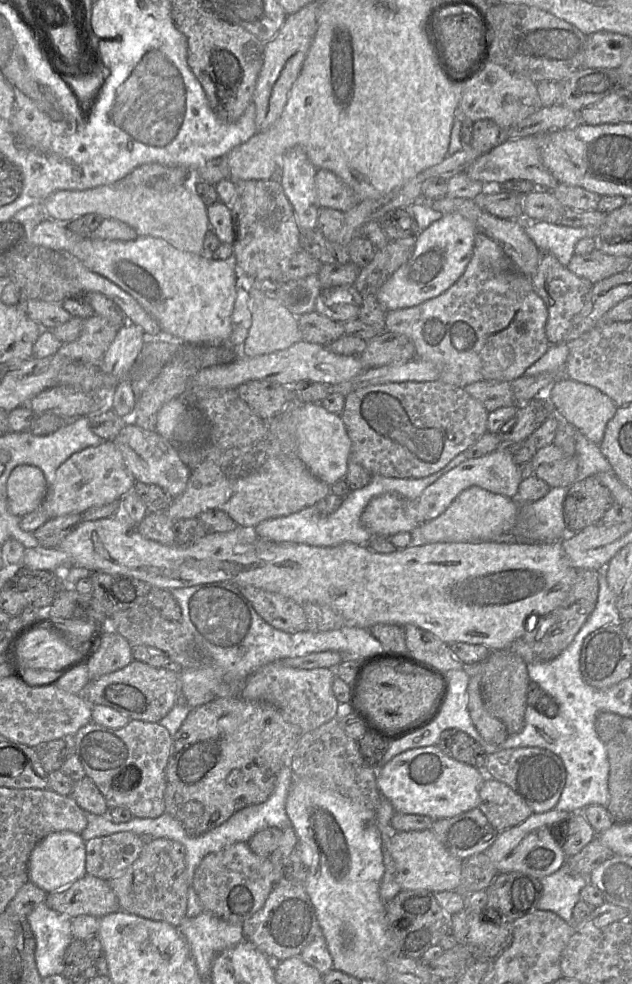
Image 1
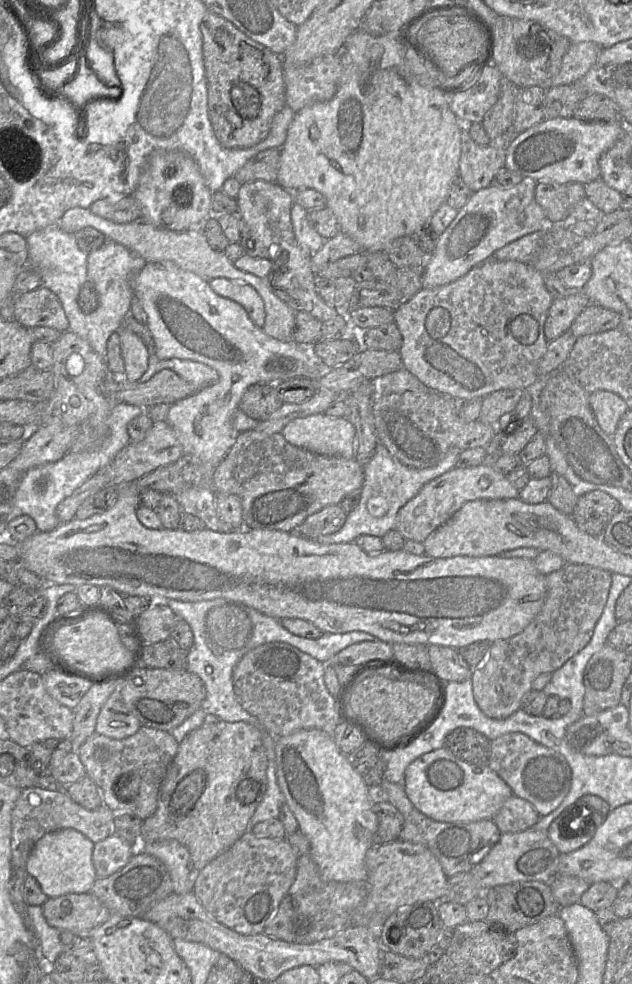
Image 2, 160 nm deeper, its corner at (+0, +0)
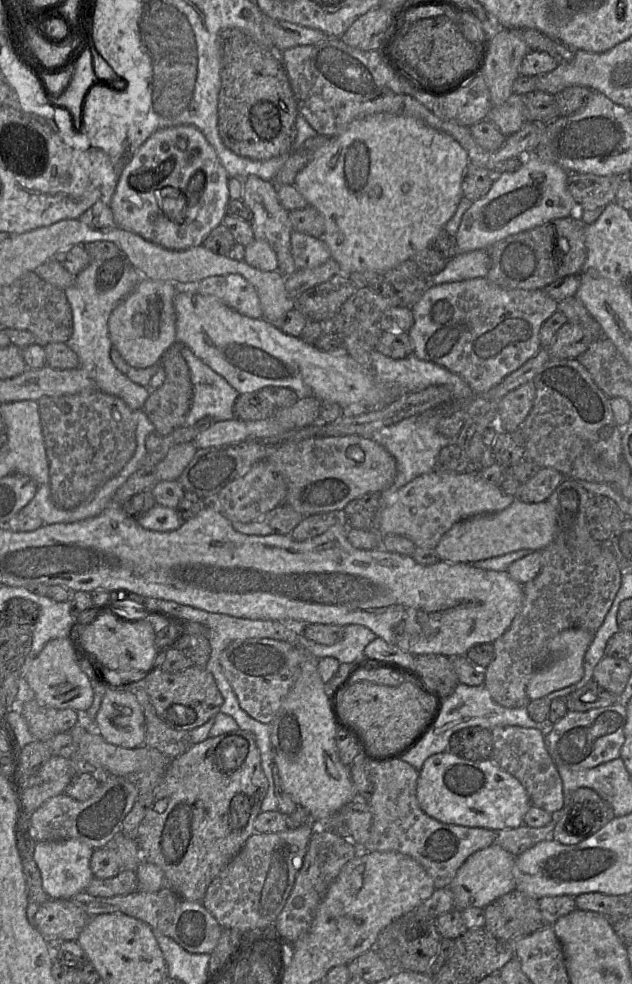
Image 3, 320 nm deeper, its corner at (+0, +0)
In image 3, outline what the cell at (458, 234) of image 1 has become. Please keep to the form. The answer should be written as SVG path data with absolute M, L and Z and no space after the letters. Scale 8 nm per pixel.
M534 154L525 156L518 170L495 175L488 193L474 201L462 216L455 236L459 253L485 250L508 236L578 214L568 189L568 176L569 172L561 166Z

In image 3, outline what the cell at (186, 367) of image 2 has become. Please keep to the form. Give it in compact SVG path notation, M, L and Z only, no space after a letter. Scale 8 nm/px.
M182 347L180 354L189 367L193 386L185 425L193 425L204 417L211 417L216 422L235 418L234 404L240 394L188 347Z

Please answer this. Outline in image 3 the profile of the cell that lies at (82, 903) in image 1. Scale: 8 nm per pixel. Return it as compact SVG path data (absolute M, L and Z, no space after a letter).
M50 899L35 914L35 928L45 938L77 941L90 918L70 899Z

